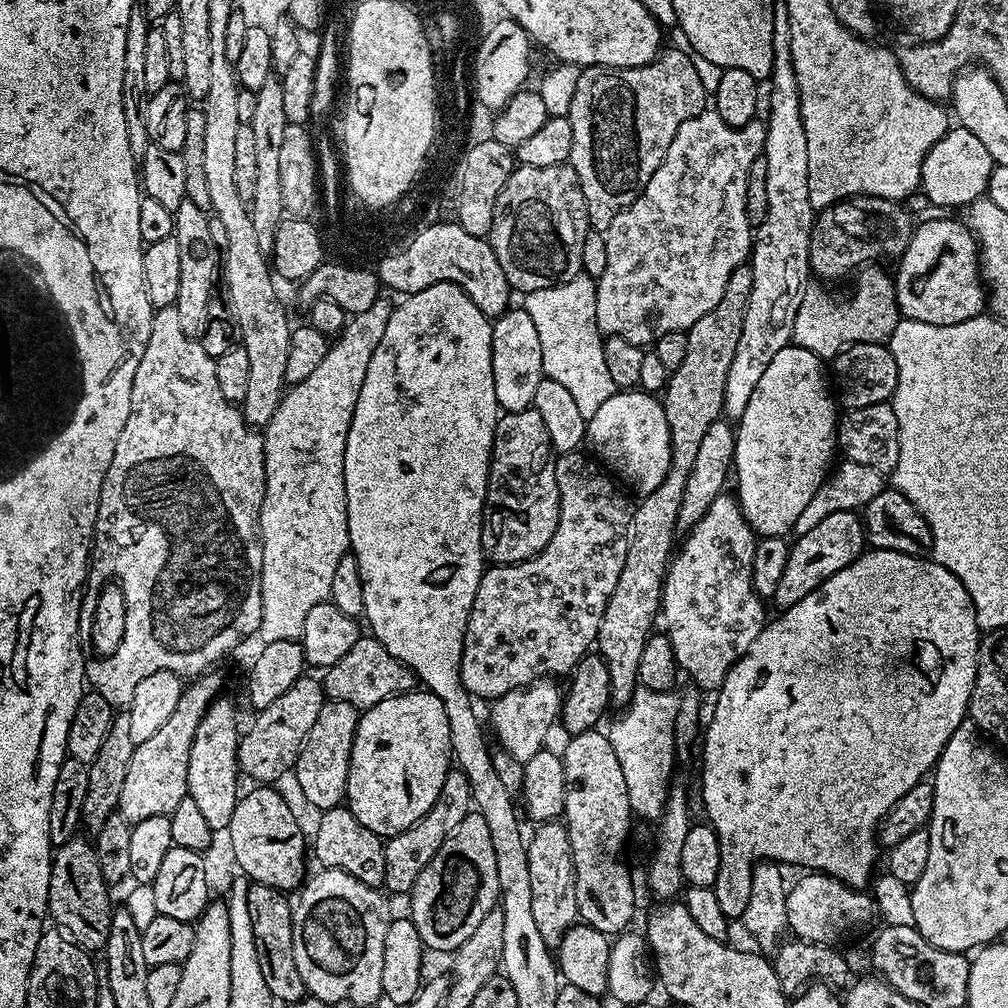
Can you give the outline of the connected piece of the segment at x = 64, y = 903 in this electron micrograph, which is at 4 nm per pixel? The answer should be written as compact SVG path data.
M79 838L67 840L55 849L52 857L50 890L48 891L48 916L56 919L61 929L79 948L103 949L110 934L114 903L108 897L110 885L98 866L95 847Z

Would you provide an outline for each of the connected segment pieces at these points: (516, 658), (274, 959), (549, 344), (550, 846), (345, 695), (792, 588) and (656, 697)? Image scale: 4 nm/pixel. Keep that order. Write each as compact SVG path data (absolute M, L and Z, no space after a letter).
M573 450L559 453L552 461L552 477L556 483L556 493L558 494L558 522L554 526L554 534L550 534L546 546L539 554L531 556L528 560L523 560L517 564L498 564L489 567L485 571L483 578L478 582L478 594L474 594L474 606L468 615L468 625L464 635L464 653L460 659L460 681L464 683L464 689L473 698L481 696L485 702L491 702L499 700L501 696L505 696L510 690L525 688L527 684L533 684L541 678L547 676L560 678L563 672L564 675L571 673L576 663L580 661L580 657L589 655L590 649L596 643L598 626L604 617L606 602L610 602L610 594L614 594L614 586L618 586L618 574L622 574L628 535L632 533L634 500L627 496L629 493L613 479L608 469L596 459L591 451L580 451Z
M255 882L248 885L248 905L250 906L250 924L254 926L254 942L258 950L258 966L262 966L262 979L266 981L266 990L270 990L273 1001L290 1006L294 1002L305 999L306 993L302 974L298 974L298 966L294 962L294 922L292 921L293 901L285 893L274 886L266 886Z
M581 270L560 288L545 292L530 292L523 297L524 313L534 322L540 347L540 374L543 379L558 382L578 406L578 414L584 421L592 417L594 410L602 406L602 398L613 391L606 378L601 345L594 330L596 313L596 278L593 273Z
M540 822L527 837L528 861L530 862L530 895L534 923L542 933L542 942L553 950L560 947L566 930L578 920L576 875L570 850L568 830L560 822Z
M364 634L358 642L354 642L354 646L350 646L347 654L342 654L342 658L338 658L338 662L334 662L334 666L323 673L322 683L327 699L350 702L350 706L363 710L391 696L413 691L418 681L415 673L398 658L394 658L386 646L382 646L371 635Z
M847 515L831 516L818 522L818 526L810 526L810 530L797 531L786 544L783 558L786 570L782 570L782 579L778 581L774 597L777 609L783 610L794 606L794 602L802 602L802 598L826 582L826 578L838 574L838 570L851 564L857 554L858 531Z
M637 687L636 693L632 695L632 701L623 709L624 717L621 720L616 720L612 724L612 729L607 729L606 735L608 741L614 746L614 754L618 754L618 766L622 766L622 775L626 777L626 794L630 798L630 806L633 813L637 817L645 816L646 819L652 820L651 822L659 821L662 810L664 809L664 803L668 797L668 789L673 783L674 777L672 777L672 767L678 764L676 758L676 739L674 738L674 722L678 718L678 710L680 709L680 696L675 691L659 692L658 690L646 690L645 688Z

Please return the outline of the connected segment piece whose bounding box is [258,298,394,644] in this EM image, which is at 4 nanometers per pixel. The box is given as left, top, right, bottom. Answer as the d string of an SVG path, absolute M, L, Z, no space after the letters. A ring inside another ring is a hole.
M381 298L374 302L367 310L353 312L347 317L344 329L335 337L334 343L329 347L326 358L302 382L291 385L280 397L278 410L274 410L274 418L265 424L262 429L264 437L264 469L266 482L264 483L264 501L260 511L260 541L262 542L262 622L258 633L264 644L280 642L282 640L300 640L304 635L306 614L314 610L314 606L325 603L330 597L330 586L334 582L334 570L338 570L338 562L349 551L348 543L348 503L346 502L346 486L344 485L344 451L346 438L350 434L350 422L354 418L354 406L358 402L358 394L362 390L362 382L366 382L366 366L370 366L370 358L374 350L378 350L378 342L382 342L382 334L386 330L386 322L390 322L393 301Z

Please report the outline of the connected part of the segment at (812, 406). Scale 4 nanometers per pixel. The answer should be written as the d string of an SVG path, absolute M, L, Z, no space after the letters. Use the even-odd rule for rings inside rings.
M791 346L778 350L778 354L774 354L770 366L766 366L762 378L758 378L758 386L754 386L754 394L750 394L750 402L746 402L746 414L742 414L740 434L734 440L736 508L740 511L738 519L756 540L780 540L787 537L796 528L798 518L802 518L802 510L806 510L806 502L810 502L810 498L814 498L814 490L818 490L818 486L828 476L828 471L834 463L832 443L835 445L838 440L838 412L836 416L836 408L838 409L838 400L834 395L834 380L830 375L829 361L814 350L802 350Z

